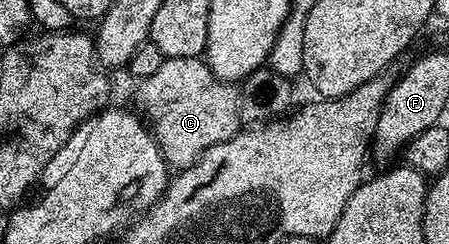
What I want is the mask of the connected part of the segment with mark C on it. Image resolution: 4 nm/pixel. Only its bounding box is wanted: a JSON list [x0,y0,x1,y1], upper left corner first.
[136,57,242,170]

